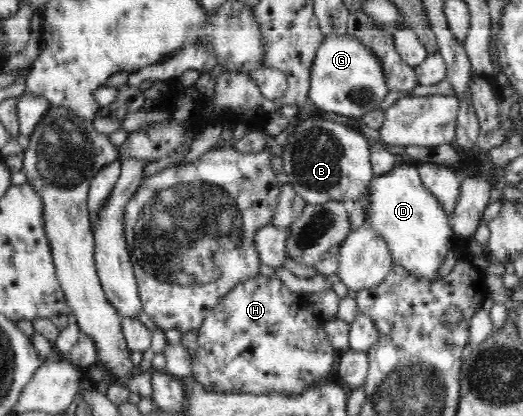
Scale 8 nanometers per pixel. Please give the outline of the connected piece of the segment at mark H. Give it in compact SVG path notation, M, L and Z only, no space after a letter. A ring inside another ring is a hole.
M257 276L241 282L211 308L197 332L198 348L191 357L191 371L196 381L209 392L301 394L325 378L335 364L335 348L329 344L319 317L305 310L297 295L273 276Z

